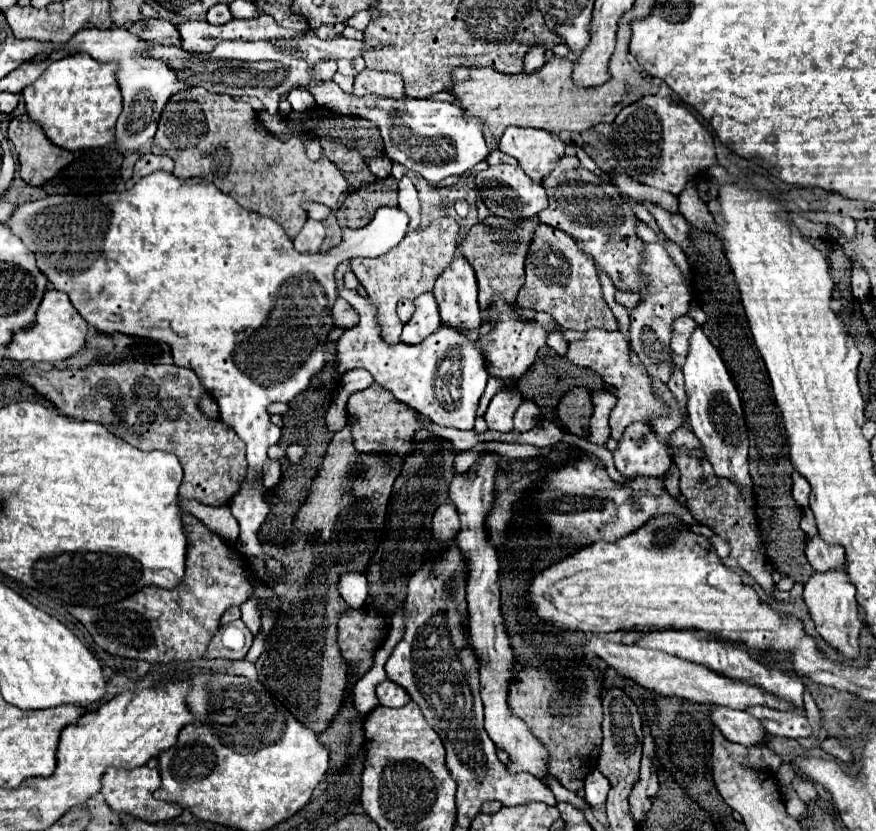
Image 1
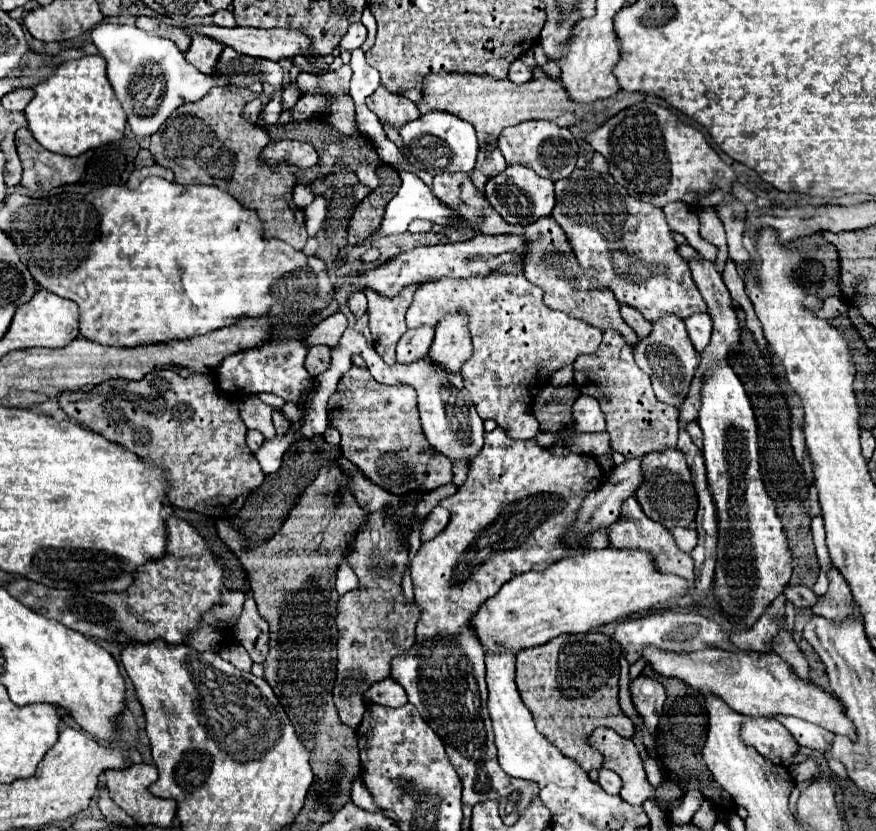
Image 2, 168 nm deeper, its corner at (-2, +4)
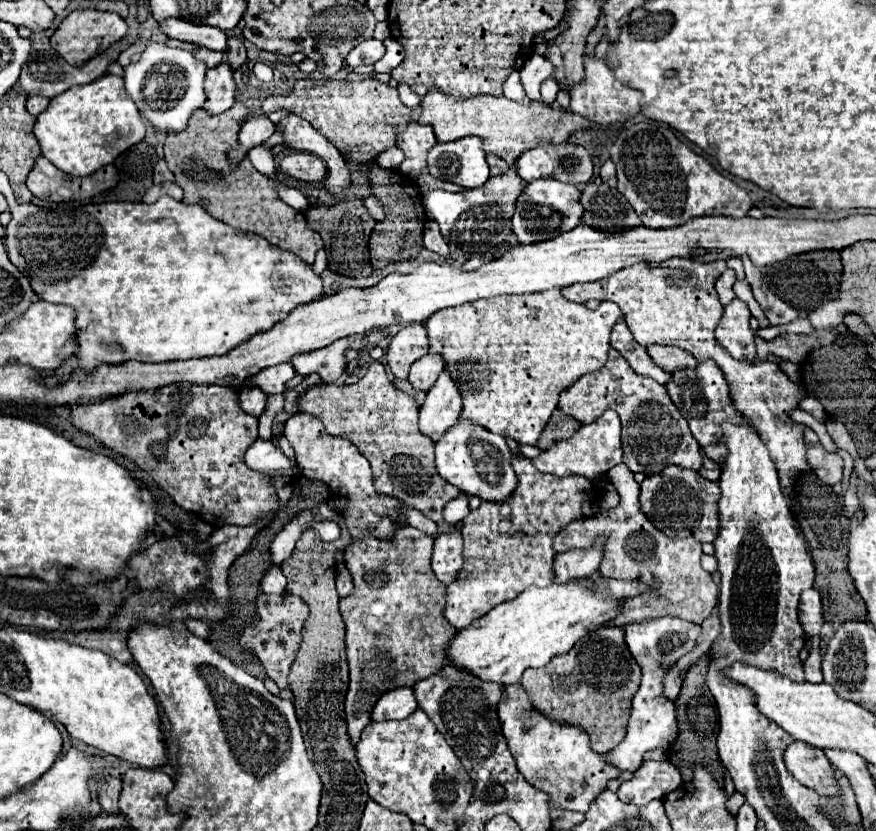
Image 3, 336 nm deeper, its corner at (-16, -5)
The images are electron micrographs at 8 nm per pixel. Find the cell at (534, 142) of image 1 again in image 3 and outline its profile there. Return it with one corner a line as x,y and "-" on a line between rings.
572,143
540,145
536,149
530,149
528,153
522,153
516,165
518,175
526,183
550,177
564,183
580,185
592,179
594,169
590,153
584,147

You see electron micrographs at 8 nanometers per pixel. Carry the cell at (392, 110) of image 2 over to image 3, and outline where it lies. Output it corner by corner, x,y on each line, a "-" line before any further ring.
412,121
412,125
408,125
408,129
398,137
398,147
406,155
400,171
410,179
416,179
426,169
426,157
434,145
436,137
432,133
432,127

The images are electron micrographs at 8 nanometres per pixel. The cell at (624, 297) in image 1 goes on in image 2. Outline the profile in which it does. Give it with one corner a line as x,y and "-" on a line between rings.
620,304
620,312
622,312
622,318
636,330
638,338
648,336
648,332
650,332
650,324
648,324
648,320
646,320
636,308
630,308
628,304

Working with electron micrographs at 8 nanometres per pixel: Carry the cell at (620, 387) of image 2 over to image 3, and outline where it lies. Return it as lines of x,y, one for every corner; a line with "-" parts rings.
612,347
602,369
580,377
560,393
558,409
568,417
574,417
582,425
596,421
606,409
616,411
622,421
624,465
632,473
640,471
644,475
654,475
662,473
668,465
680,465
694,471
700,471
702,467
700,445
696,445
688,423
670,401
666,387
652,381
650,377
640,377
638,373
634,373
628,361
620,357
620,353
616,353
616,349

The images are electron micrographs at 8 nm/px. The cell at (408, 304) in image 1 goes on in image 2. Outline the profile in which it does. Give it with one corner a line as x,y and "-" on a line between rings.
490,274
490,276
474,276
464,280
442,278
436,282
422,284
414,294
414,300
406,312
408,328
418,328
422,324
434,324
452,310
464,310
470,316
470,336
474,344
474,352
470,360
462,366
462,374
466,380
466,388
472,394
472,400
478,408
482,420
492,418
498,426
506,428
514,438
534,438
540,430
538,420
528,412
528,404
534,402
540,388
548,384
548,376
572,364
580,354
590,354
598,348
602,340
602,332
578,318
572,318
560,310
552,310
542,302
542,290
530,284
524,274

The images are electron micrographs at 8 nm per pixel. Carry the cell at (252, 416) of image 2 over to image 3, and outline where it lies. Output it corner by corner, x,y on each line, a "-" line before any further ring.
372,363
370,369
366,371
366,375
362,377
362,381
354,383
354,385
326,385
320,383
312,389
308,389
302,399
300,399
301,411
321,418
324,427
328,433
332,433
334,437
342,437
352,441
354,445
358,445
358,451
370,461
372,473
374,473
374,485
378,489
378,493
384,495
392,495
396,499
400,499
406,505
412,505
414,509
422,511
428,519
432,519
438,525
440,533
452,533
452,531
460,531
458,525
448,525
442,519
442,509
448,501
456,499
460,495
460,489
456,489
454,485
448,485
444,479
438,477
436,473
436,465
434,465
434,443
424,437
418,429
418,407
414,397
406,395
404,391
396,389
394,383
386,377
384,365
380,363

